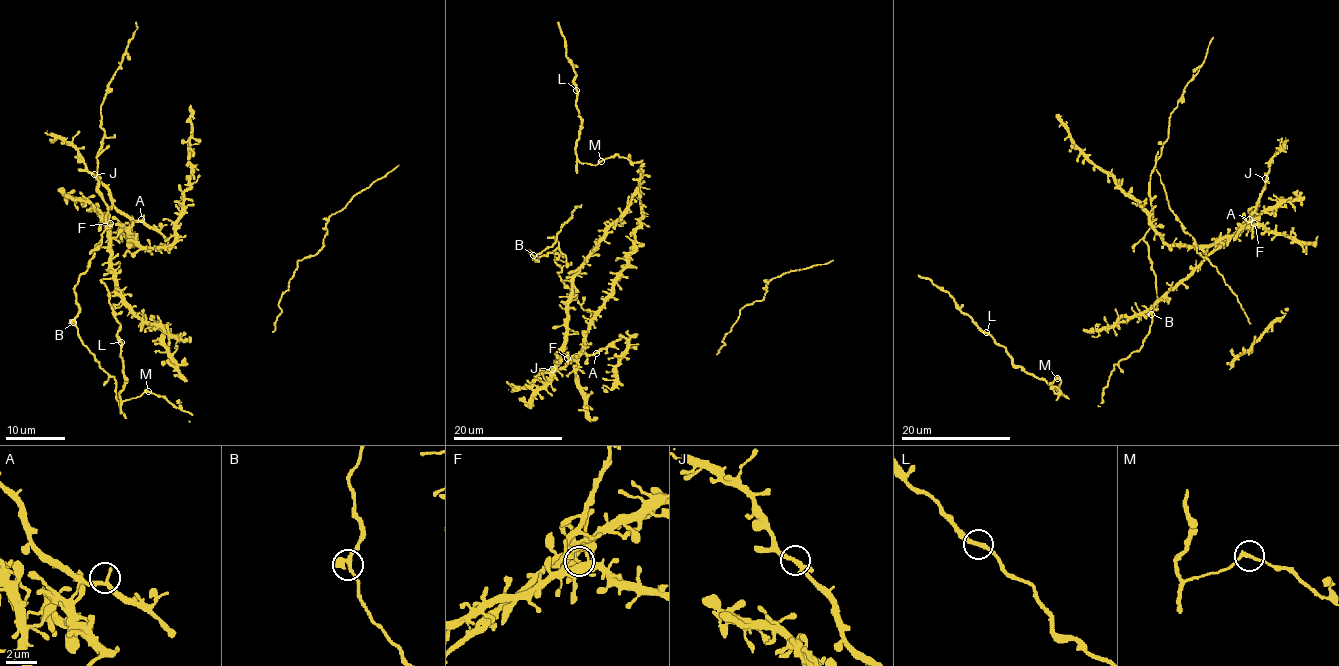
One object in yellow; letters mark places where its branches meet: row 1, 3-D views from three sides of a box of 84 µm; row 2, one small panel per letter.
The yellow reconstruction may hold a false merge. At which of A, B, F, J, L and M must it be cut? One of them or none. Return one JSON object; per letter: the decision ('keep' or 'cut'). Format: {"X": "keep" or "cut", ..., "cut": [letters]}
{"A": "keep", "B": "keep", "F": "keep", "J": "keep", "L": "keep", "M": "keep", "cut": []}

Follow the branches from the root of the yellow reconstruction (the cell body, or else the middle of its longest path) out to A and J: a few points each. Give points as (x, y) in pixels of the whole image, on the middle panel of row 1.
A: (567, 357), (596, 353)
J: (567, 357), (586, 354), (578, 354), (564, 366), (552, 369)

